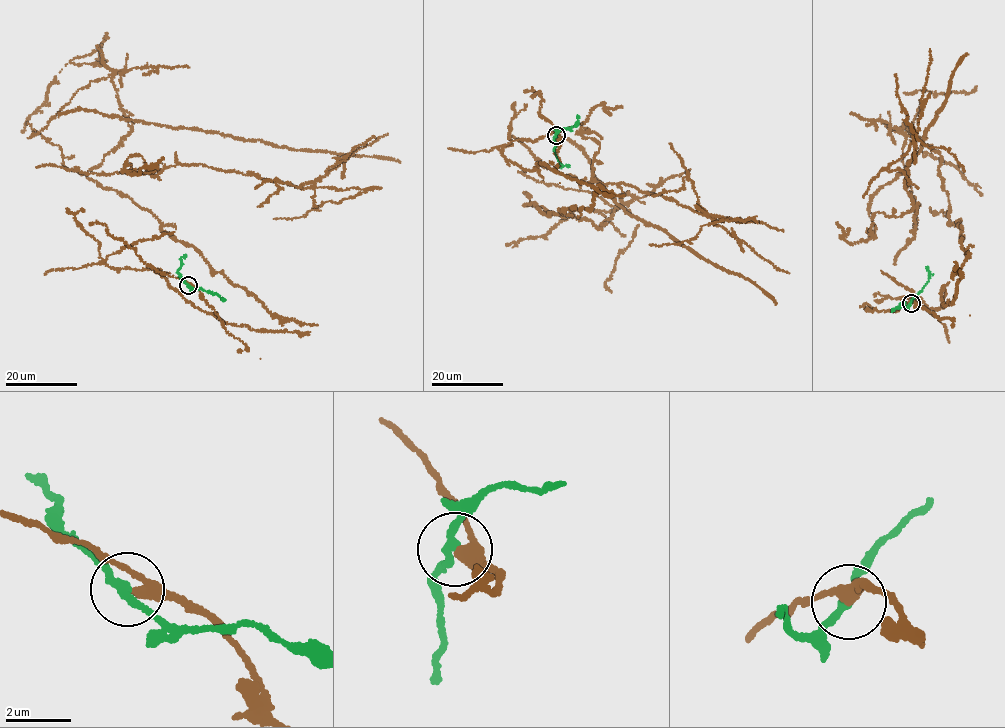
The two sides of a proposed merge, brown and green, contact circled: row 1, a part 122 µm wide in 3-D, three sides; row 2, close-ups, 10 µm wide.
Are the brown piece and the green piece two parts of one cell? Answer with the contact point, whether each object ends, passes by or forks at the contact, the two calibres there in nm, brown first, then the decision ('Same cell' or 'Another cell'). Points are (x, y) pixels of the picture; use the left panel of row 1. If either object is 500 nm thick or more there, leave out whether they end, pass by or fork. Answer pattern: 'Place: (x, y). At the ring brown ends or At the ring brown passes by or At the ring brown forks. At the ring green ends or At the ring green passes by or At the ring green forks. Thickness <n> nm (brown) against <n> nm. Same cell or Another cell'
Place: (188, 285). At the ring brown passes by. At the ring green passes by. Thickness 280 nm (brown) against 240 nm. Another cell

